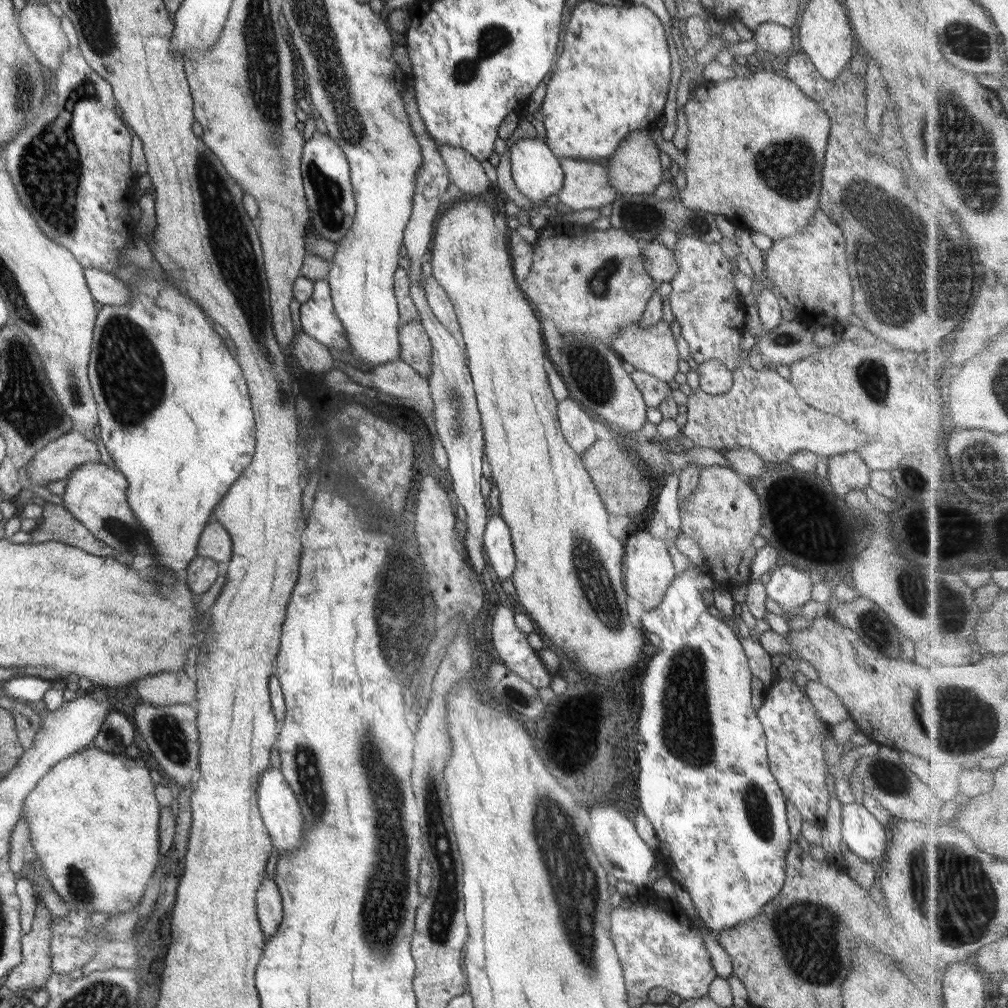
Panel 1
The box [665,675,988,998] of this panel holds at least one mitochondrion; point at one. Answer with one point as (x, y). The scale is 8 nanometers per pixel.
(806, 933)

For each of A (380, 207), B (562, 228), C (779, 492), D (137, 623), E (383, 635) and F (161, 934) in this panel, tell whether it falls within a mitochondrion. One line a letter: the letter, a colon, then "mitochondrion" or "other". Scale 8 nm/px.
A: other
B: other
C: other
D: other
E: other
F: other

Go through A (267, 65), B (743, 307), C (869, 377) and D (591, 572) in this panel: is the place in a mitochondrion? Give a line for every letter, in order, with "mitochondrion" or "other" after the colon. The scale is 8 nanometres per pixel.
A: mitochondrion
B: other
C: mitochondrion
D: mitochondrion

